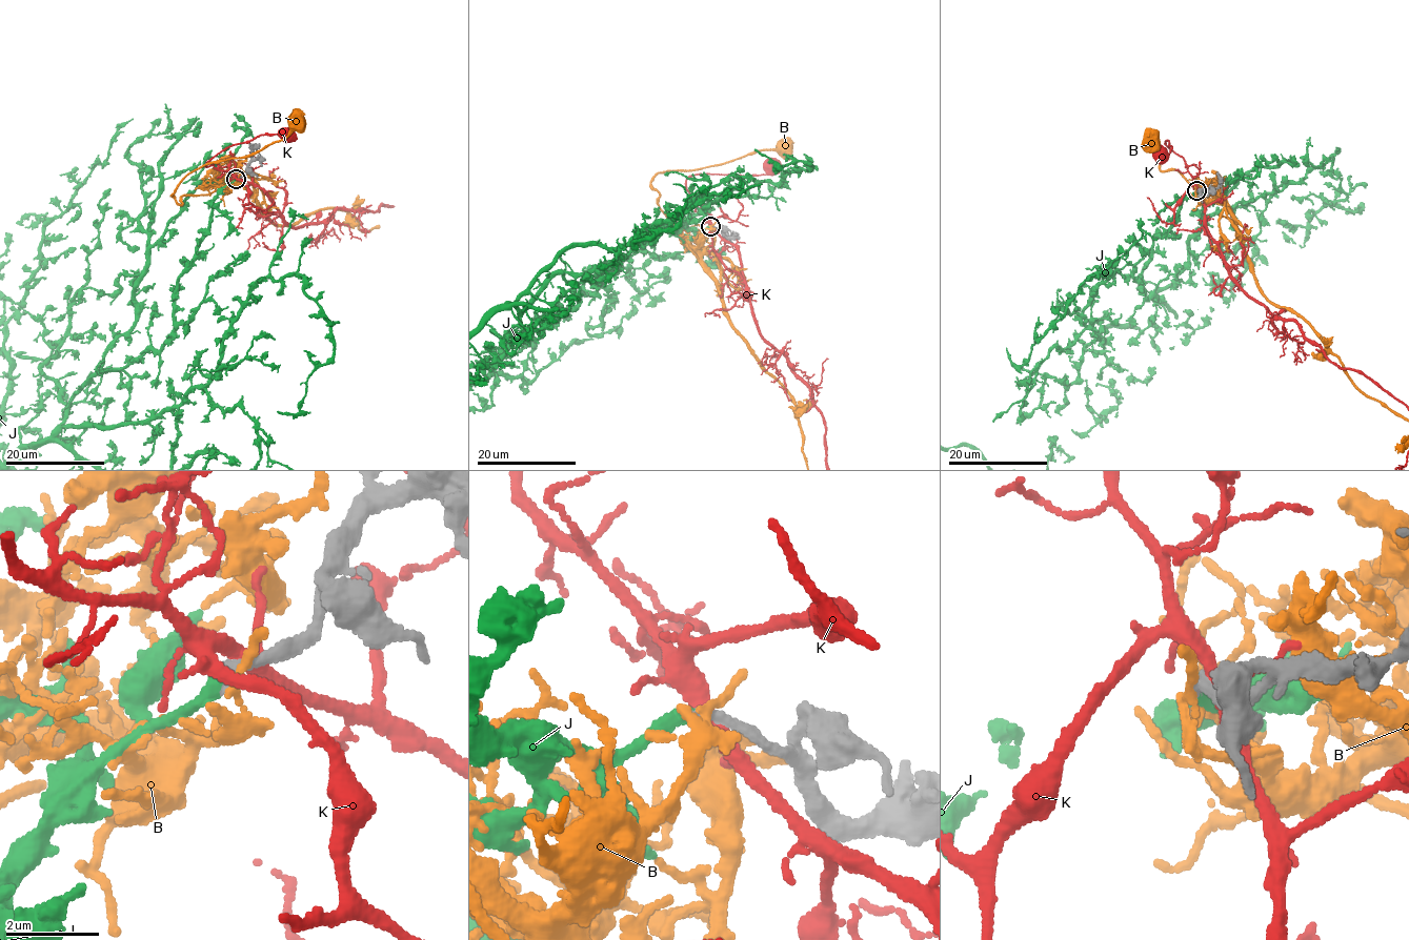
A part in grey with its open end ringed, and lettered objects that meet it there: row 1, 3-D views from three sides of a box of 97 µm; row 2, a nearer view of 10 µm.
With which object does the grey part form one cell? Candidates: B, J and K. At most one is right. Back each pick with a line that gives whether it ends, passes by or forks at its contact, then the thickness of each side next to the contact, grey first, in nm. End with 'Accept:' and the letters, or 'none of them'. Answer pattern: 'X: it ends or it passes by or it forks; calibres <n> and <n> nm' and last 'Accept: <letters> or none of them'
J: it ends; calibres 240 and 240 nm
Accept: J

